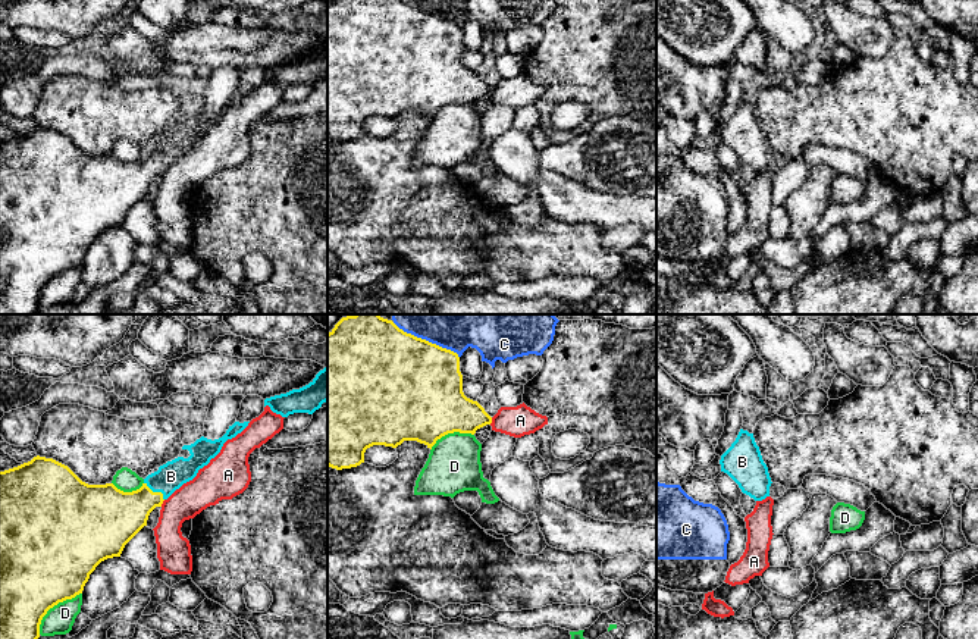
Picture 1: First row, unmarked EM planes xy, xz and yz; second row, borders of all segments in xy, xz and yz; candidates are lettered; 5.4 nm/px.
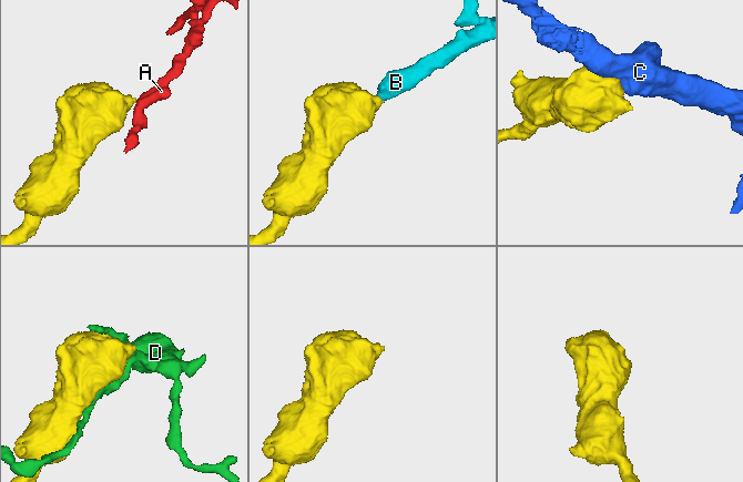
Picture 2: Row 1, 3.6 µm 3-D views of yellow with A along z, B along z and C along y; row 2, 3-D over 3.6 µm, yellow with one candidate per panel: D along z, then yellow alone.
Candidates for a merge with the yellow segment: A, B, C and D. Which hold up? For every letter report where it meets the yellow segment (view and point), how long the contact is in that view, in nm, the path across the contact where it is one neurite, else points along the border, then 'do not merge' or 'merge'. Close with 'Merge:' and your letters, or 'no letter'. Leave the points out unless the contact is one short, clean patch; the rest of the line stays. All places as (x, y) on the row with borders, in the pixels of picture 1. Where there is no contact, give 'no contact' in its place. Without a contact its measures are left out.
A: meets yellow in xy at (162, 503); contact 50 nm long; border along xy (165, 500), (160, 506); do not merge
B: meets yellow in xy at (156, 492); contact 150 nm long; runs through xy (118, 516), (129, 511), (156, 492), (171, 476); merge
C: meets yellow in xz at (425, 340); contact 420 nm long; do not merge
D: meets yellow in xy at (53, 605); contact 340 nm long; do not merge
Merge: B

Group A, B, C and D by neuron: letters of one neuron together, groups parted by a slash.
A / B / C / D

